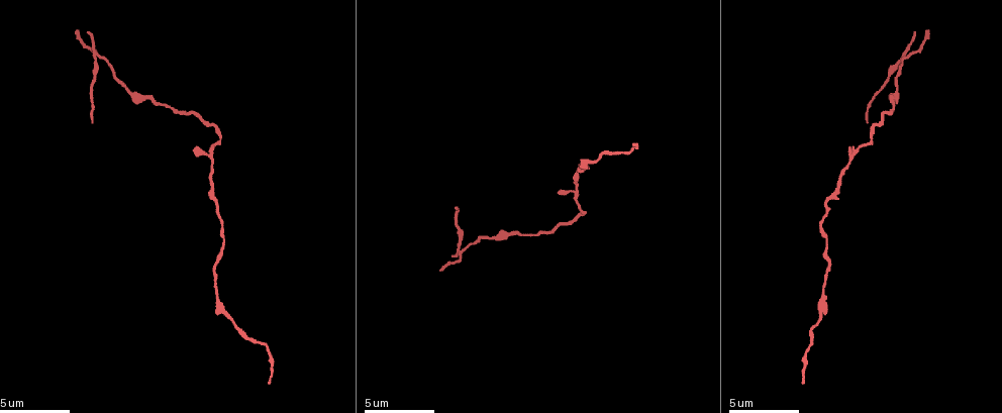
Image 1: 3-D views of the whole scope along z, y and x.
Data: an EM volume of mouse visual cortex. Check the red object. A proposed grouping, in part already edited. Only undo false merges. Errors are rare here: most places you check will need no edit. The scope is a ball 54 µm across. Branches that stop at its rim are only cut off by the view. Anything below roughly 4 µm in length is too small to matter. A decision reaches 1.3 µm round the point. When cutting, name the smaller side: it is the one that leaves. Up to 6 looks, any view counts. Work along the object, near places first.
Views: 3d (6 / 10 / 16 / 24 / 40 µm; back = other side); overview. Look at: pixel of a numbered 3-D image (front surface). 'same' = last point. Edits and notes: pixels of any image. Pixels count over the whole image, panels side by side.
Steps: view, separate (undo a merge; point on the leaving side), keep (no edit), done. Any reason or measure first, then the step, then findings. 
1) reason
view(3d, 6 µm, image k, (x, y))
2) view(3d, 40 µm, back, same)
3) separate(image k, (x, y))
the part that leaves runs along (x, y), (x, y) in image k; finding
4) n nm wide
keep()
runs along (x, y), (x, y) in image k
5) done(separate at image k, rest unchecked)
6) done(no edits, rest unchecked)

thick turns thin
view(3d, 6 µm, image 1, (893, 102))

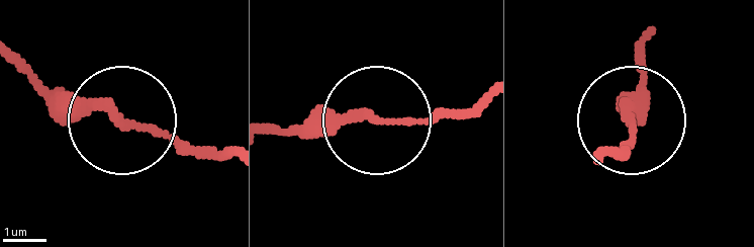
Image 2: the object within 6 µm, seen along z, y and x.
keep()
runs along (482, 100), (417, 118), (276, 130) in image 2; one neuron here

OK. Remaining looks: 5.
view(3d, 16 µm, image 1, (217, 129))

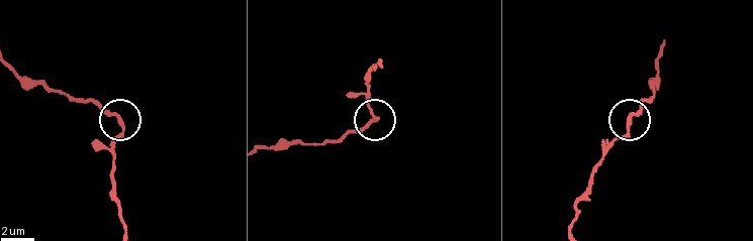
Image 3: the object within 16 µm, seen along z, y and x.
keep()
runs along (605, 148), (624, 133), (647, 99) in image 3; continuous, no second neuron

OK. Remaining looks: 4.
calibre changes
view(3d, 6 µm, image 1, (233, 321))

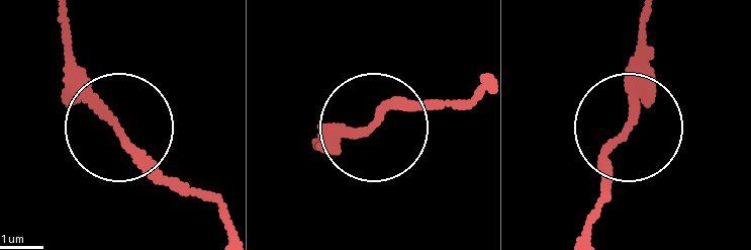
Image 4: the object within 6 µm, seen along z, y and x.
keep()
all the same neuron

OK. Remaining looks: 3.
done(no edits, rest unchecked)

